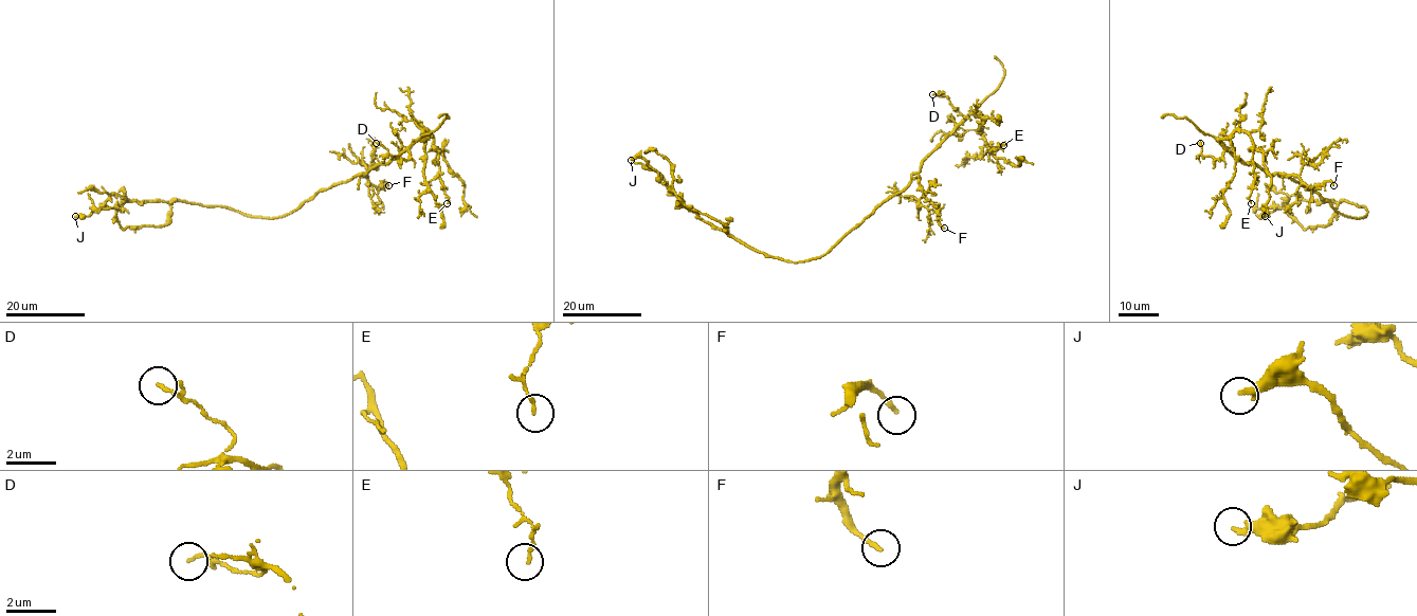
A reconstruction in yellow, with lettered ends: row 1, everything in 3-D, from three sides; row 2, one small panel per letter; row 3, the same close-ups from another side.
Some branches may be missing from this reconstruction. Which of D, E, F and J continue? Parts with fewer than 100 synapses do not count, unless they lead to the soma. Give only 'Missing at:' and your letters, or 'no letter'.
Missing at: no letter

